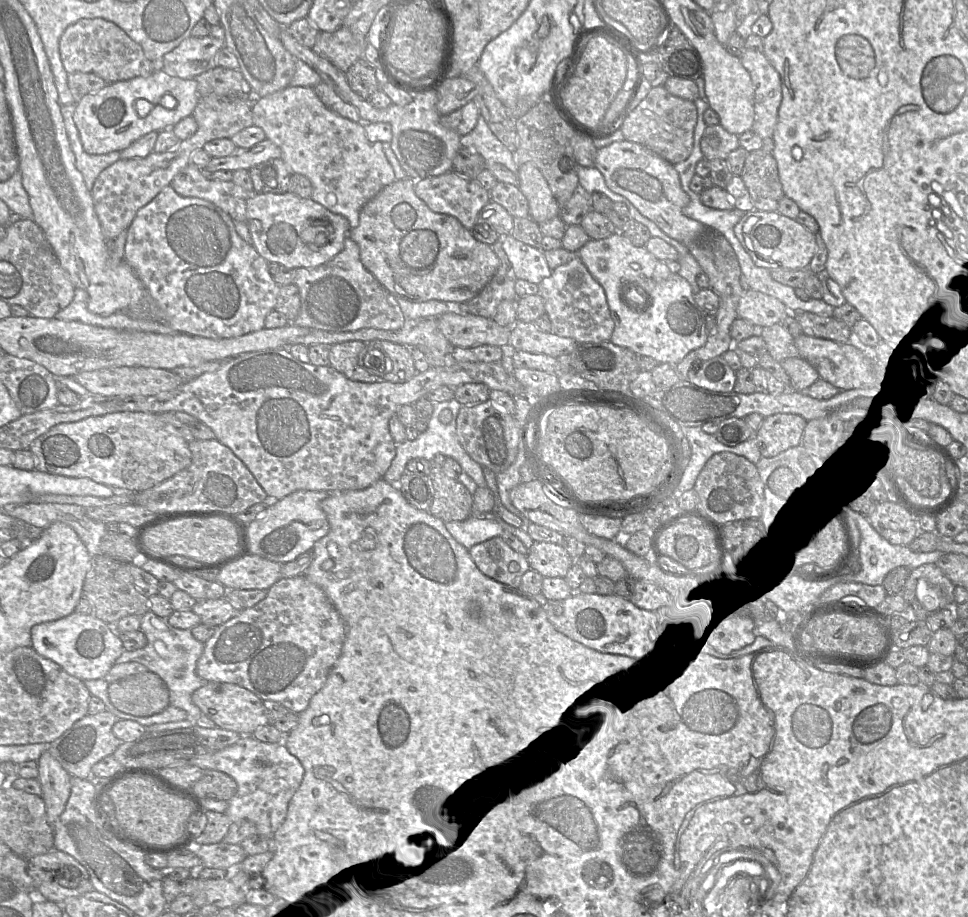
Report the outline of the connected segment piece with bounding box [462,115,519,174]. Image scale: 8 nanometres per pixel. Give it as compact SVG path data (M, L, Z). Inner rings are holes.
M481 115L475 128L462 137L462 147L473 148L486 162L503 164L518 174L519 167L513 160L512 152L494 135Z

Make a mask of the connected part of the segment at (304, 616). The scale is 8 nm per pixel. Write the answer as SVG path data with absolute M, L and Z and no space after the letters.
M305 575L280 578L267 590L267 596L262 601L242 610L238 616L216 628L212 637L204 643L196 673L208 682L241 686L263 701L279 702L289 711L300 715L324 687L341 655L345 637L345 623L320 587L311 583Z

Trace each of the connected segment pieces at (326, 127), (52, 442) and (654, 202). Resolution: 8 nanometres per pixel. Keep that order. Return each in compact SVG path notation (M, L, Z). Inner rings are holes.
M288 86L272 94L256 97L253 105L253 125L263 129L266 138L281 149L281 158L292 174L302 174L311 181L310 198L330 212L345 217L351 229L359 225L363 206L396 180L393 167L383 151L383 143L368 139L363 122L351 121L328 109L314 88Z
M122 411L102 416L91 416L76 422L60 423L36 438L29 450L36 457L36 469L68 477L90 478L112 488L140 492L150 489L187 468L192 462L188 442L171 425L164 422L160 413Z
M628 140L615 141L597 150L595 167L603 174L610 190L627 198L643 216L687 247L706 229L714 229L683 213L690 198L681 185L679 173L673 164L647 147Z

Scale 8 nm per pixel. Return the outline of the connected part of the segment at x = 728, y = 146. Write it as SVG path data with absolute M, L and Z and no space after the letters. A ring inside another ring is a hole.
M721 124L706 127L701 139L704 159L726 159L728 154L740 147L737 135L729 133Z

